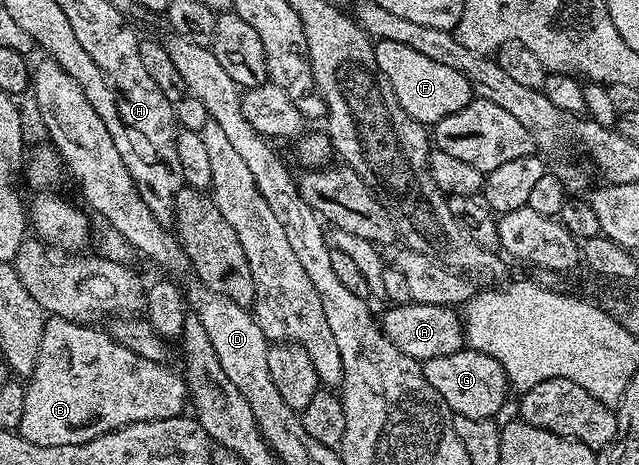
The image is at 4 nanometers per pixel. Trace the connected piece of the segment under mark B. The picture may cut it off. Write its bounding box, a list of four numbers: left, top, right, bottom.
[17,317,189,445]

